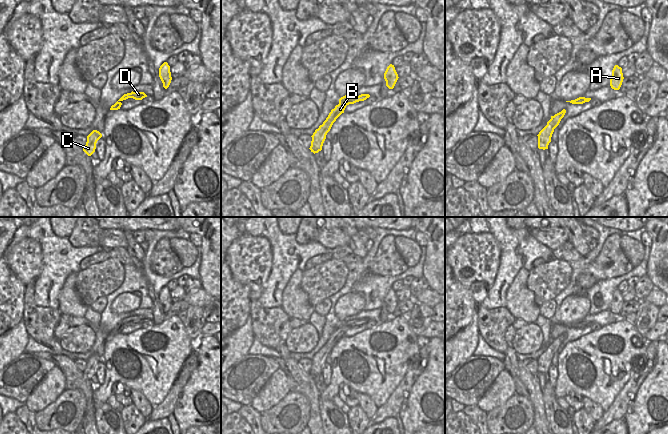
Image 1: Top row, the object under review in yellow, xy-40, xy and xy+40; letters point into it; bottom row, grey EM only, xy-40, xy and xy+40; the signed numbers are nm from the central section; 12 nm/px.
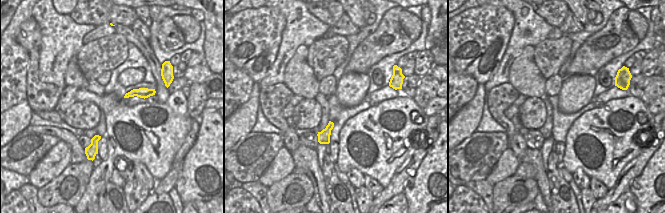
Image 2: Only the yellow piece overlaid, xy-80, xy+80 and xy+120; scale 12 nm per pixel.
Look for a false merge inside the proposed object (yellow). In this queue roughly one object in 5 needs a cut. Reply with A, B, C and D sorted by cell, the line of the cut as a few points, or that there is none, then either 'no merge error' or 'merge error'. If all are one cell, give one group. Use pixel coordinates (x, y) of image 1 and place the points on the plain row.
A B C D; no cut; no merge error

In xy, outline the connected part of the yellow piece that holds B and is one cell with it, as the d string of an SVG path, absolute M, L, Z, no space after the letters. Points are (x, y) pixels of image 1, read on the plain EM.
M361 318L359 320L343 320L339 323L339 328L335 330L334 333L331 334L326 344L323 346L322 349L319 350L318 353L315 354L313 357L312 365L310 374L311 376L318 377L322 374L323 367L326 363L327 357L330 355L333 347L336 345L336 343L344 337L344 334L347 329L354 328L359 325L364 325L367 322L369 322L369 318Z

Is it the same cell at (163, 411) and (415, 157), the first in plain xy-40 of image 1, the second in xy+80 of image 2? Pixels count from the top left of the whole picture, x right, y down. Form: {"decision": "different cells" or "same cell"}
{"decision": "same cell"}

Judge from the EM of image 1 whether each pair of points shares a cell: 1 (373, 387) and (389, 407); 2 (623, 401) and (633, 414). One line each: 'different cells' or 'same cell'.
1: different cells
2: different cells

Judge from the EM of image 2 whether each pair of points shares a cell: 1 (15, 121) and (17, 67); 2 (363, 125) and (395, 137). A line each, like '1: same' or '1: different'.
1: different
2: same

